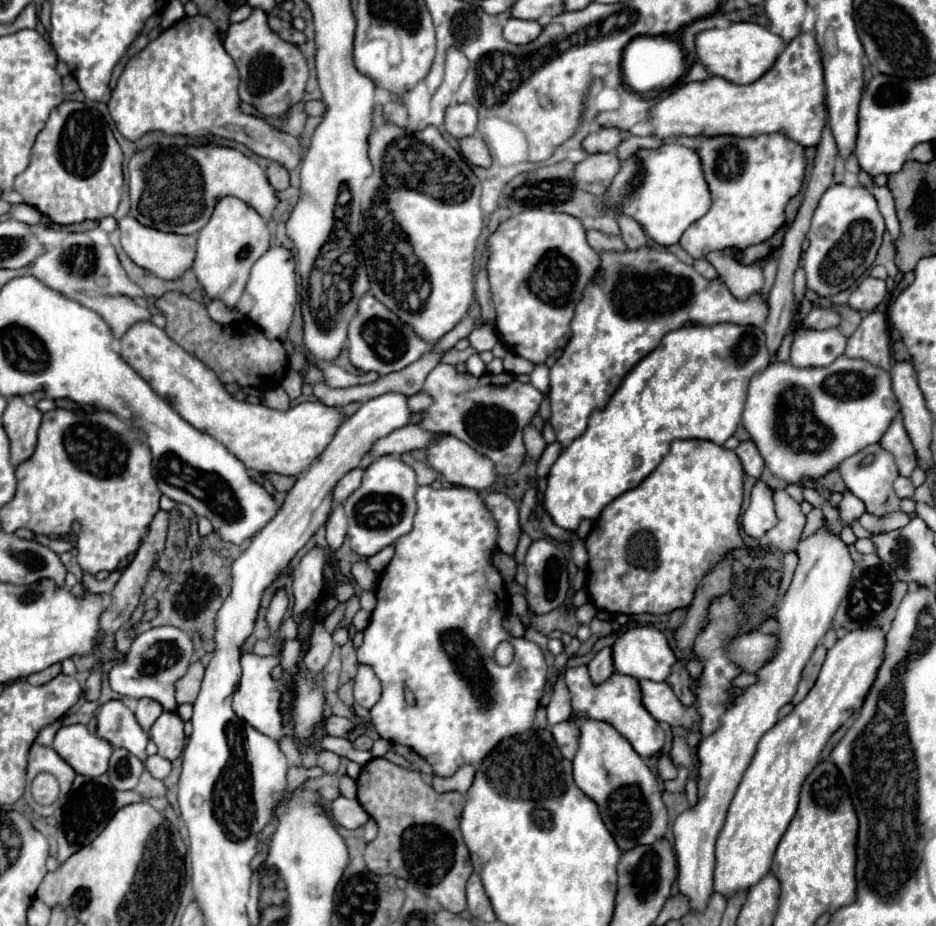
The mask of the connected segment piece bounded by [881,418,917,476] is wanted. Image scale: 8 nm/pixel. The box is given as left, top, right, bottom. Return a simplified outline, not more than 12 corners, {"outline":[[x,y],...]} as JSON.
{"outline":[[901,418],[891,422],[881,446],[895,456],[901,476],[917,466]]}

